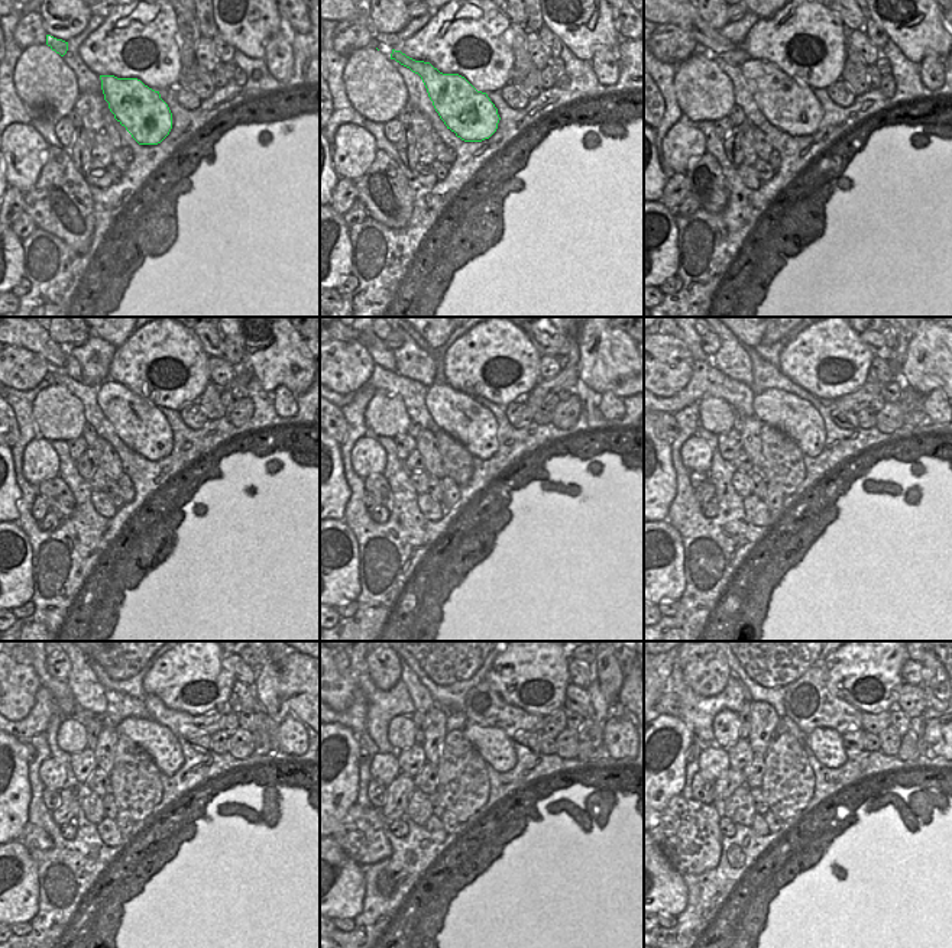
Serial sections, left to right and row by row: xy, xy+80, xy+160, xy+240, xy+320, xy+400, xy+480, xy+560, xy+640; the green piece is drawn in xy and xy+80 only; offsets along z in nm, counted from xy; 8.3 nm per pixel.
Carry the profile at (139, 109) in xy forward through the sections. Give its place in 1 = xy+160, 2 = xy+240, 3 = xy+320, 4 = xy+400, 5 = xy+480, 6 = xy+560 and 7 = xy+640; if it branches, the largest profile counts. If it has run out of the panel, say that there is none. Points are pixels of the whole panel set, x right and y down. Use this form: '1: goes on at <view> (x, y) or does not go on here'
1: goes on at xy+160 (789, 104)
2: goes on at xy+240 (139, 423)
3: goes on at xy+320 (460, 416)
4: goes on at xy+400 (793, 416)
5: goes on at xy+480 (162, 746)
6: goes on at xy+560 (495, 746)
7: goes on at xy+640 (826, 744)

